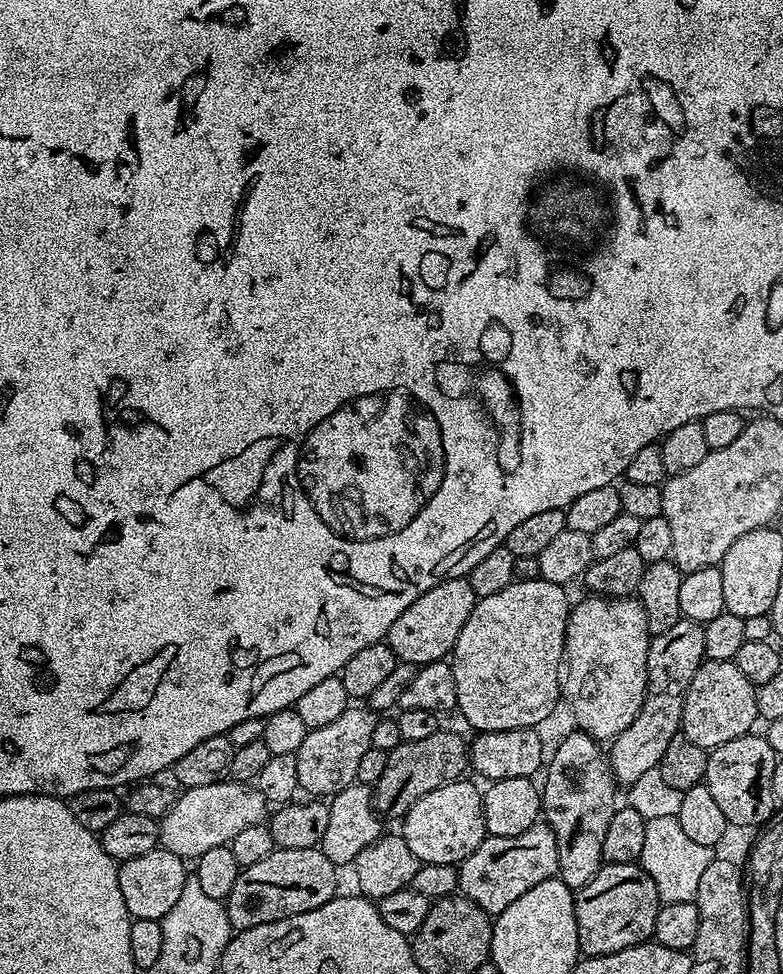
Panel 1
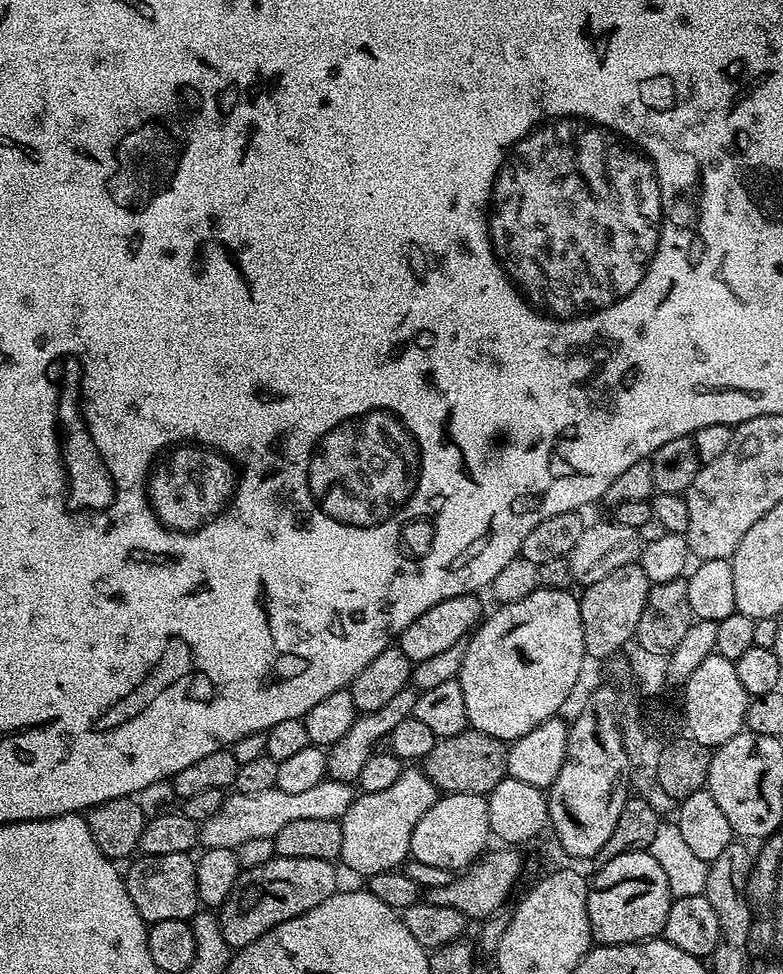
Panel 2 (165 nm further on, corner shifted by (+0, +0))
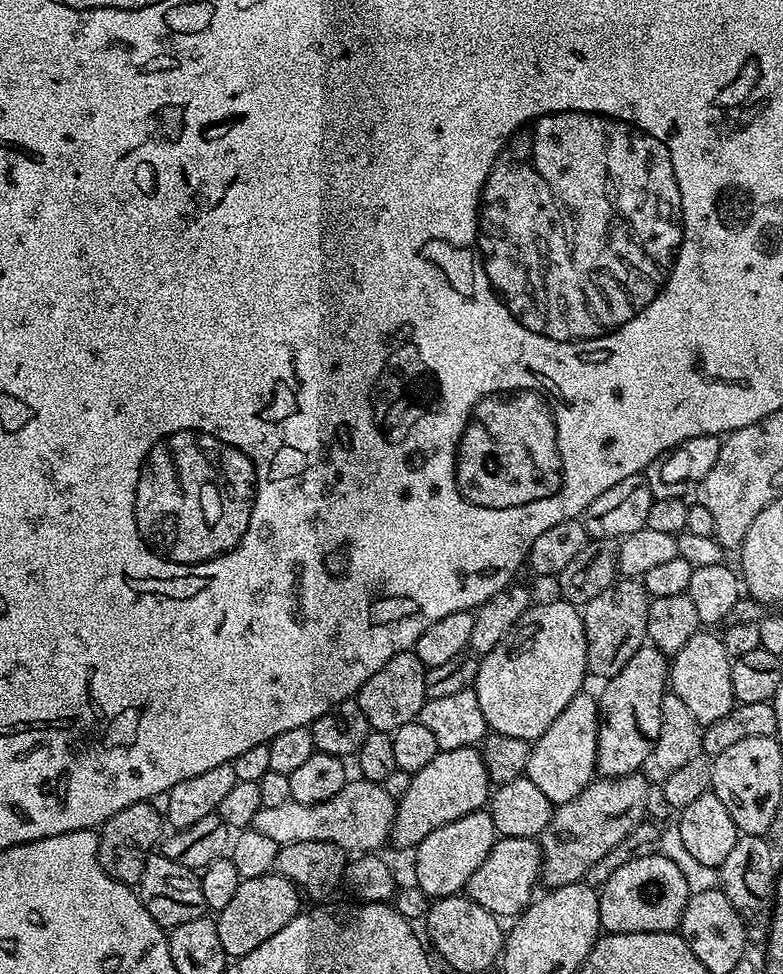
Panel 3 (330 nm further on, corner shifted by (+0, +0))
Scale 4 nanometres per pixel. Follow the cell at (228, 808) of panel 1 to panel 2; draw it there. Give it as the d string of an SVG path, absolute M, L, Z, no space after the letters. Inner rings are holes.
M325 778L318 782L318 786L313 786L311 790L305 790L298 794L286 794L286 790L274 787L265 790L262 794L242 794L233 791L225 795L220 809L203 821L199 825L199 843L204 848L231 848L236 849L242 846L242 842L251 842L253 838L272 838L282 830L282 826L287 826L290 822L299 822L302 818L326 818L327 820L340 820L346 814L346 810L351 806L354 799L354 788L352 784L344 784L340 780L329 780Z

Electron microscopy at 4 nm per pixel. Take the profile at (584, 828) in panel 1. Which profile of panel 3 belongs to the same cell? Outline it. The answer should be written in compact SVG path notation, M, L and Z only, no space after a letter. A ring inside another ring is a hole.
M651 646L640 648L614 674L612 679L603 685L604 693L599 693L600 706L600 733L598 734L598 750L596 751L596 771L601 777L623 777L641 771L640 764L649 763L653 755L653 741L659 736L659 727L662 726L662 702L666 693L666 685L670 680L670 660L664 653Z

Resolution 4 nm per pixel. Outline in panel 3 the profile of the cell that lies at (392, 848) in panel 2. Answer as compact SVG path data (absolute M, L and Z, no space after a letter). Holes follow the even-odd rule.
M479 747L459 748L458 750L446 750L440 752L422 770L413 775L410 787L406 794L396 805L396 817L392 823L391 843L400 848L415 849L416 845L422 843L426 834L434 834L438 826L446 826L446 822L454 822L458 818L466 818L466 814L481 811L490 800L490 781L488 771L484 765L484 757Z

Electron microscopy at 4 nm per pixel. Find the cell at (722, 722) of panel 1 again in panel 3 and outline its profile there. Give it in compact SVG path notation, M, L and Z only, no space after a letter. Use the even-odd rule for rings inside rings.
M701 630L678 650L670 660L670 692L686 702L687 709L700 726L726 718L736 704L734 686L730 686L732 660L726 654L726 646L719 635L712 630Z

